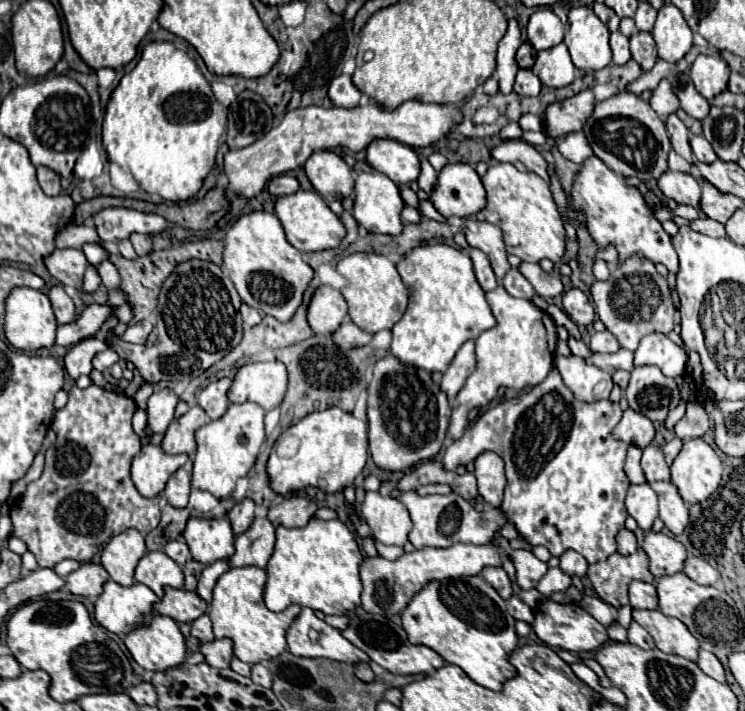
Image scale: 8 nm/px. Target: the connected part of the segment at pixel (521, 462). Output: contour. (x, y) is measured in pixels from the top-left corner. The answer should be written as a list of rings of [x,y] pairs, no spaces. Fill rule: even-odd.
[[[553,369],[547,379],[529,391],[499,401],[485,409],[463,433],[461,439],[453,441],[443,455],[443,465],[447,469],[455,469],[457,465],[467,465],[483,451],[493,451],[505,461],[507,487],[501,503],[501,511],[507,521],[511,521],[519,535],[529,545],[543,545],[551,551],[551,555],[559,557],[565,549],[575,549],[581,553],[589,565],[607,559],[615,553],[615,533],[623,527],[627,509],[625,509],[625,493],[627,493],[627,475],[623,471],[627,443],[613,437],[613,429],[621,419],[619,403],[611,399],[585,403],[579,401],[573,391],[563,383],[557,369]]]

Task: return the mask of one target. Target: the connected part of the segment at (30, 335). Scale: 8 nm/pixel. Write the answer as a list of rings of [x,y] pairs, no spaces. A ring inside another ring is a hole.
[[[15,287],[5,299],[5,325],[3,325],[7,341],[19,351],[37,351],[43,347],[55,345],[57,321],[51,309],[51,303],[43,291],[31,287]]]

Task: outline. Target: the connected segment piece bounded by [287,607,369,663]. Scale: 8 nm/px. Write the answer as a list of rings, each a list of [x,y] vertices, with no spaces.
[[[303,607],[289,627],[287,645],[297,657],[325,657],[343,663],[369,661],[369,657],[349,643],[339,629],[333,629],[323,619],[317,619],[309,607]]]

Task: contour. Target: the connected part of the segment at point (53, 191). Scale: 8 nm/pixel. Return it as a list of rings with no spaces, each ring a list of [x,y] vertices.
[[[37,167],[37,181],[39,181],[39,187],[43,189],[45,195],[53,197],[53,195],[59,195],[61,193],[61,185],[59,185],[59,175],[55,175],[55,171],[51,171],[49,167]]]

